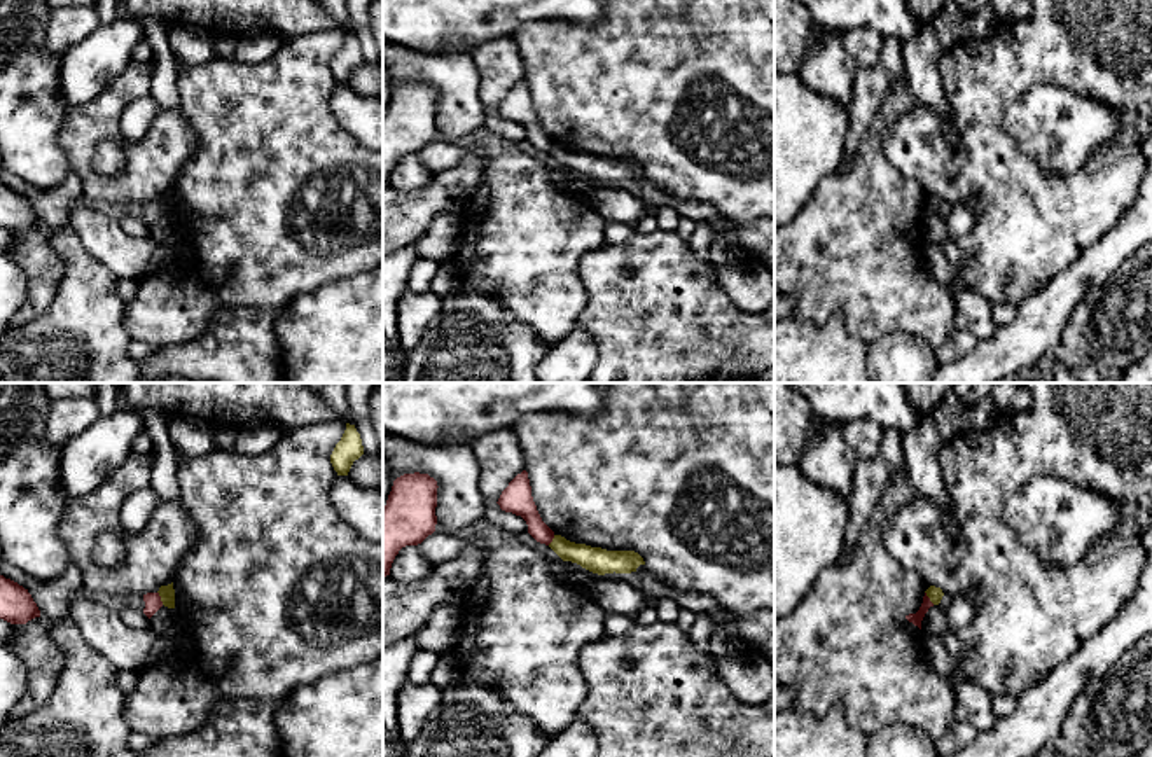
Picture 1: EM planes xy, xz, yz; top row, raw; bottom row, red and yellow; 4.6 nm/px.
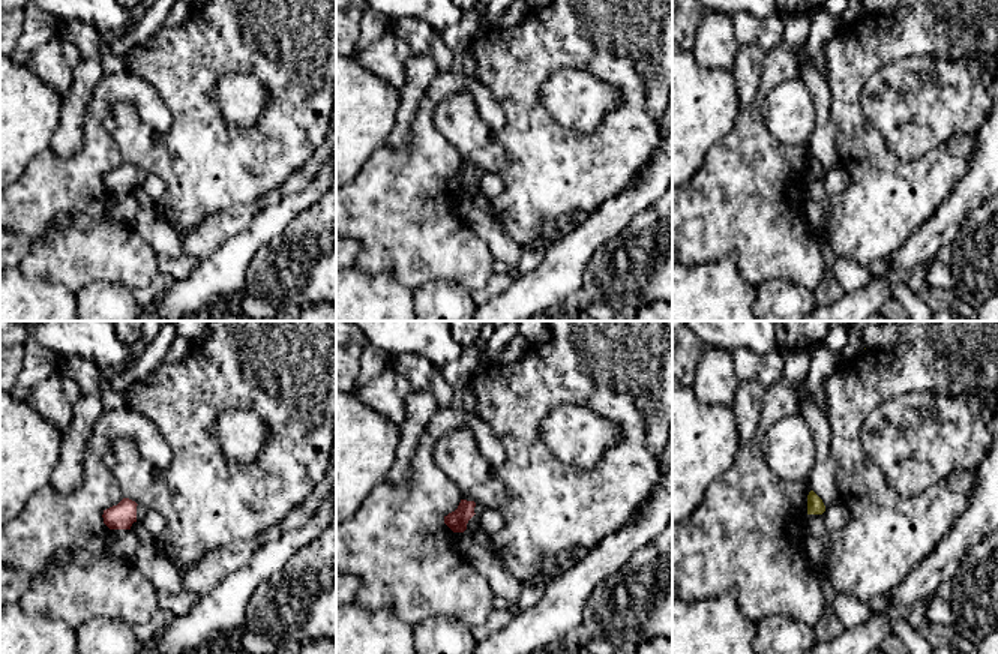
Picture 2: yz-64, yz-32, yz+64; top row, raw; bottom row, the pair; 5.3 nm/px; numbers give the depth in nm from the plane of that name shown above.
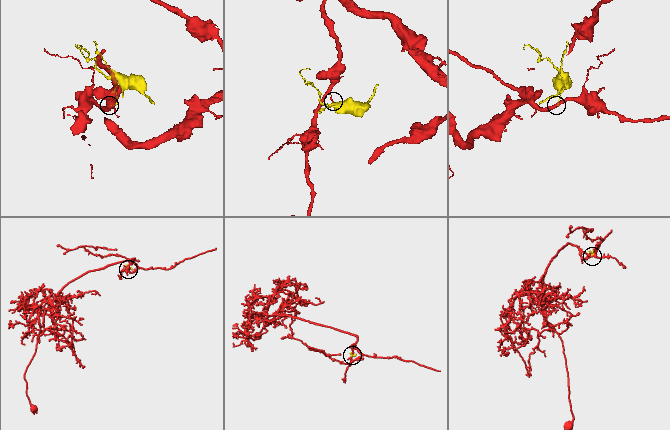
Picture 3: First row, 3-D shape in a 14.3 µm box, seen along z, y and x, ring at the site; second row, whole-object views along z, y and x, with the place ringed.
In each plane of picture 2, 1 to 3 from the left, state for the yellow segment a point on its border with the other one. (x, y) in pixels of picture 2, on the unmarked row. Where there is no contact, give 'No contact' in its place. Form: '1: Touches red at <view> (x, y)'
1: No contact
2: No contact
3: No contact

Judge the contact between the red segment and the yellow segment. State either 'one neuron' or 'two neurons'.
two neurons

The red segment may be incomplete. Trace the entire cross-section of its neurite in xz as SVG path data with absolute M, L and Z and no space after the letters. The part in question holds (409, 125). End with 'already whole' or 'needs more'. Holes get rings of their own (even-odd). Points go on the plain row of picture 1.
M404 82L393 89L383 115L383 185L406 154L418 154L435 140L437 89L428 82Z; already whole

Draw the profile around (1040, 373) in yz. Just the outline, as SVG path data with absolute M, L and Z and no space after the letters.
M1049 358L1042 362L1024 367L1016 374L1009 374L998 383L1054 383L1054 369Z

